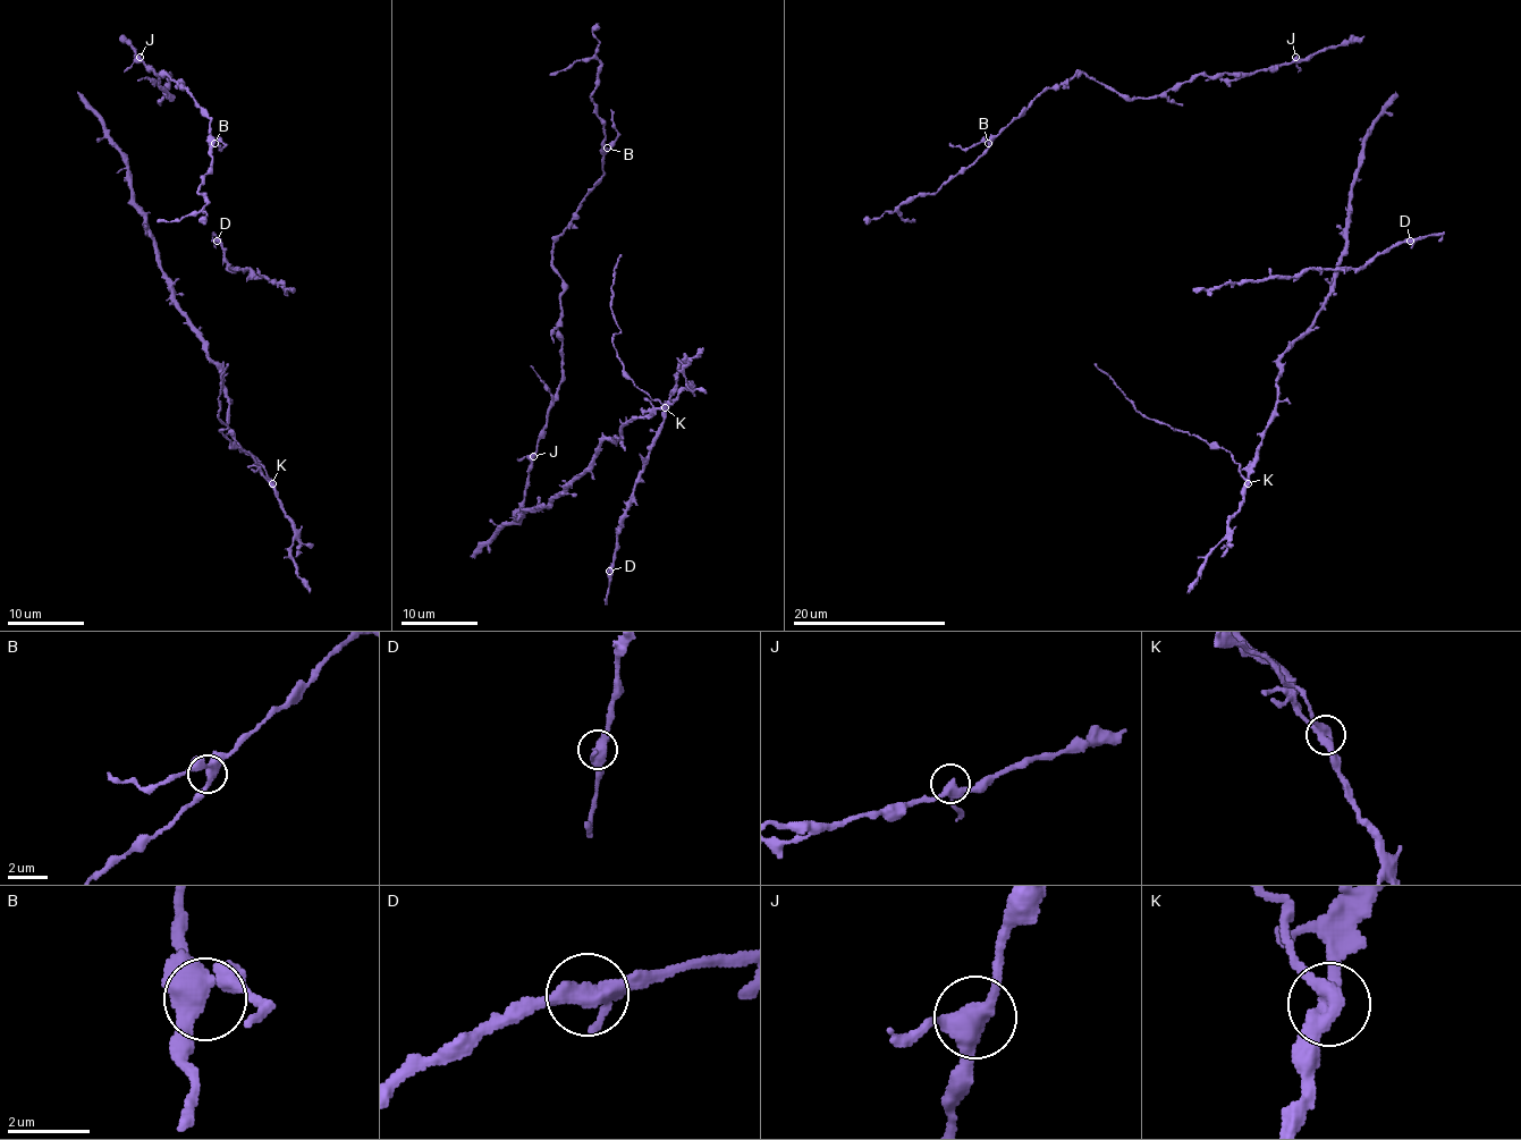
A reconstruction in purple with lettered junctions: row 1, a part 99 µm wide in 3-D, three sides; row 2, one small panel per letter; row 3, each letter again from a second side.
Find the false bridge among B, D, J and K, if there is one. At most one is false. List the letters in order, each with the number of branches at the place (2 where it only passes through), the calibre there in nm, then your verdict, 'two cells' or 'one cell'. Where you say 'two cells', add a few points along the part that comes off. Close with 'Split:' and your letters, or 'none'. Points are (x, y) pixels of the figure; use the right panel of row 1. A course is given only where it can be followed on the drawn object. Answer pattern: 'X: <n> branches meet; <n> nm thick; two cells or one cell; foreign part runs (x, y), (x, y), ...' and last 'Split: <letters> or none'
B: 3 branches meet; 380 nm thick; one cell
D: 3 branches meet; 380 nm thick; one cell
J: 3 branches meet; 400 nm thick; one cell
K: 3 branches meet; 380 nm thick; two cells; foreign part runs (1248, 483), (1240, 472), (1240, 464), (1225, 449), (1142, 416), (1095, 363)
Split: K

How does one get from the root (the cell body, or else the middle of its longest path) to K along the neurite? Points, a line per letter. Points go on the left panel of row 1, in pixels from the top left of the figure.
K: (84, 98), (126, 166), (134, 208), (153, 241), (167, 288), (220, 371), (234, 439), (271, 483)

